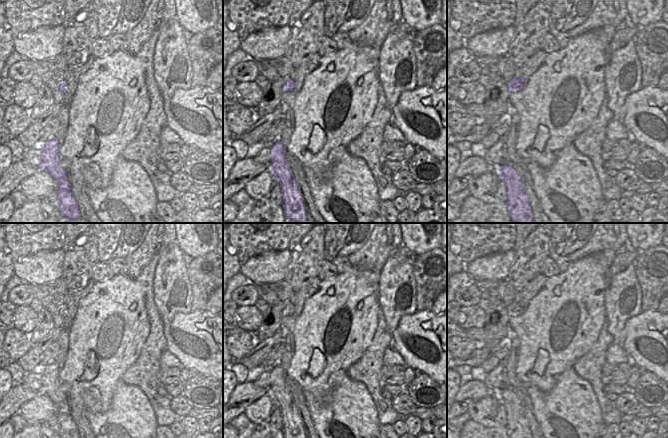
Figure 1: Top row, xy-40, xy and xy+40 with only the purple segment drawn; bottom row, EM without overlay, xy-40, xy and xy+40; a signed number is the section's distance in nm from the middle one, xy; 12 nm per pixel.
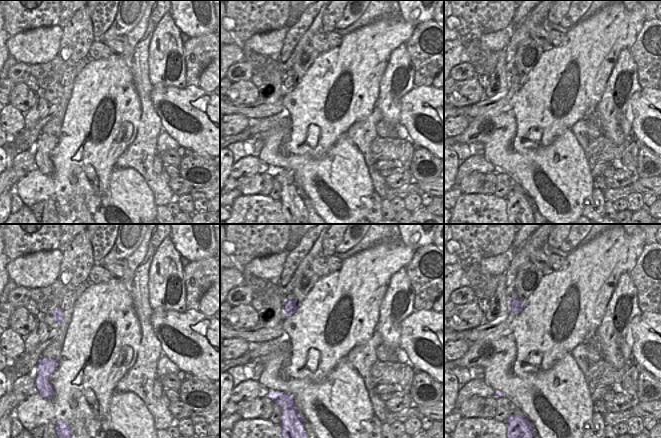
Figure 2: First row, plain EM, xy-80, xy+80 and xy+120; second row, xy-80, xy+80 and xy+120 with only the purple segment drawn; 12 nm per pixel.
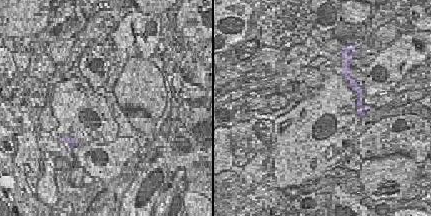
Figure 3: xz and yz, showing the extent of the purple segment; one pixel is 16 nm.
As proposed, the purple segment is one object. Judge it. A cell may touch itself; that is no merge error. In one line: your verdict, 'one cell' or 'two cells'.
one cell

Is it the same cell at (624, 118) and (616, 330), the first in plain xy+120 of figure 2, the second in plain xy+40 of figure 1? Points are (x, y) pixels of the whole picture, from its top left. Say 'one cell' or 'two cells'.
one cell

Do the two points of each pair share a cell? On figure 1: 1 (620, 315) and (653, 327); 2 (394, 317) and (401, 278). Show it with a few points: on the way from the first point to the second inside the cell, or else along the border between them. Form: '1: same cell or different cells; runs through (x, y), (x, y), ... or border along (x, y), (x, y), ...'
1: different cells; border along (641, 310), (626, 320), (623, 341)
2: same cell; runs through (393, 307), (393, 299), (397, 288)

